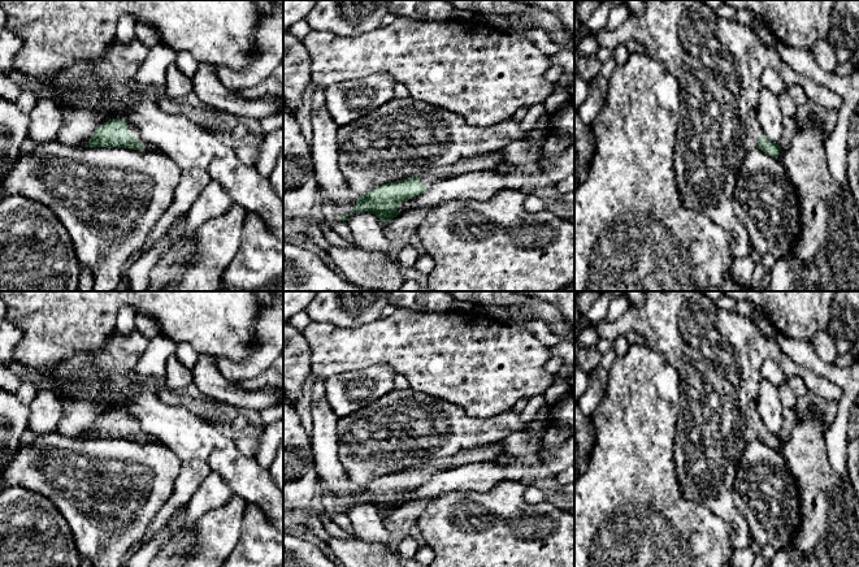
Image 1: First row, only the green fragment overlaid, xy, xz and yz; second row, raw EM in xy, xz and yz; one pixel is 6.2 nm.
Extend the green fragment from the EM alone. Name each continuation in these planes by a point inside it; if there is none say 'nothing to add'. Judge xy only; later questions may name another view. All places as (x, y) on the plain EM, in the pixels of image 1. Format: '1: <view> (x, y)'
1: xy (133, 421)

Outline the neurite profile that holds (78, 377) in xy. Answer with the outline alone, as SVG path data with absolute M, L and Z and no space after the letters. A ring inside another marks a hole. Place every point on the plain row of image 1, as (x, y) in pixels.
M136 329L129 336L114 332L100 352L82 350L61 360L58 372L49 386L62 406L57 427L60 434L73 440L87 438L95 421L112 411L94 398L103 375L122 375L131 384L153 393L164 388L164 377L140 377L134 371L149 341Z

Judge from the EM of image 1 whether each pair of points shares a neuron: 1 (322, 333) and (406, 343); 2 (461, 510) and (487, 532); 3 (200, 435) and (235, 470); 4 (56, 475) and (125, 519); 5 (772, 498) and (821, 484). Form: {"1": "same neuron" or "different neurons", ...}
{"1": "same neuron", "2": "same neuron", "3": "same neuron", "4": "same neuron", "5": "different neurons"}

